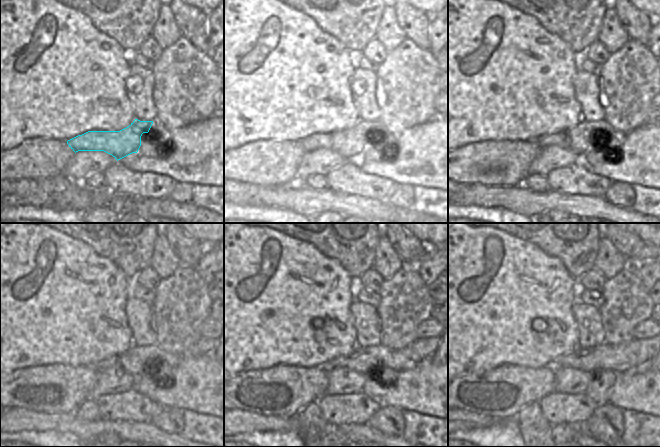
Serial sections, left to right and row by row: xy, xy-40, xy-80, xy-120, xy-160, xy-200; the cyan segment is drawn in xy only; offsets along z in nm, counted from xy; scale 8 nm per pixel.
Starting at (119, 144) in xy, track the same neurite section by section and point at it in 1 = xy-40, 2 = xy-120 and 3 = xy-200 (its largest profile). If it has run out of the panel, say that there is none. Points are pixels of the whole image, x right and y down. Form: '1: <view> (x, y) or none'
1: xy-40 (350, 144)
2: xy-120 (135, 361)
3: xy-200 (635, 354)

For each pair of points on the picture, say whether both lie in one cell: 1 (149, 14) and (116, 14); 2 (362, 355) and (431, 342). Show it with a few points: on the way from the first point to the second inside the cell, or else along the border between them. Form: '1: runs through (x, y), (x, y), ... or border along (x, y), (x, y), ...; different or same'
1: runs through (141, 14), (124, 11); same
2: runs through (379, 357), (409, 357), (414, 354); same

